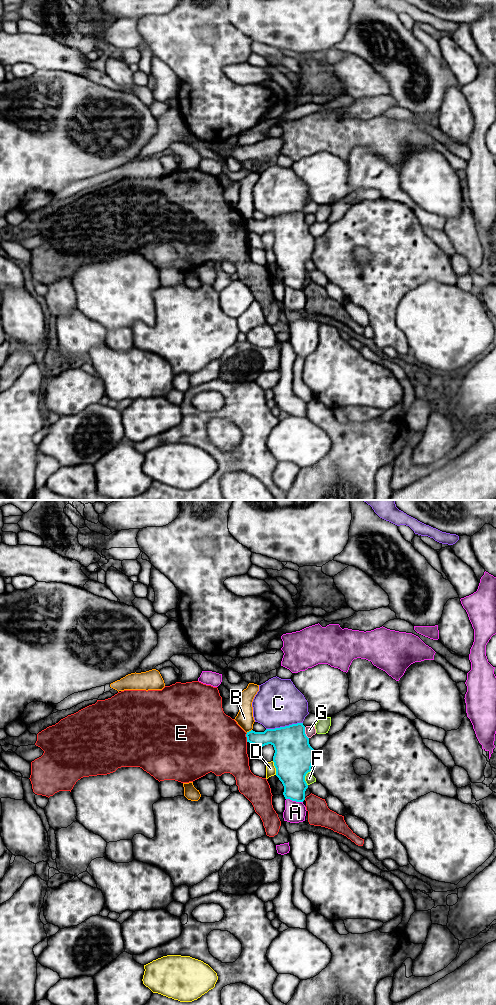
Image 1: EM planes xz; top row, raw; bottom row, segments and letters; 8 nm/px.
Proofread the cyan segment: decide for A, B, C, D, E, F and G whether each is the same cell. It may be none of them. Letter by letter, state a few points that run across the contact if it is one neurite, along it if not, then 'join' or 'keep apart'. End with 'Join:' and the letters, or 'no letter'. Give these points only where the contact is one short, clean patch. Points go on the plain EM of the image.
A: keep apart
B: xz (251, 217), (246, 220) | keep apart
C: keep apart
D: keep apart
E: keep apart
F: keep apart
G: keep apart
Join: no letter

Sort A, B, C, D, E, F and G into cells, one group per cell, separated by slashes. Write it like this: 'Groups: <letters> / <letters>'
Groups: A / B / C / D / E / F / G

